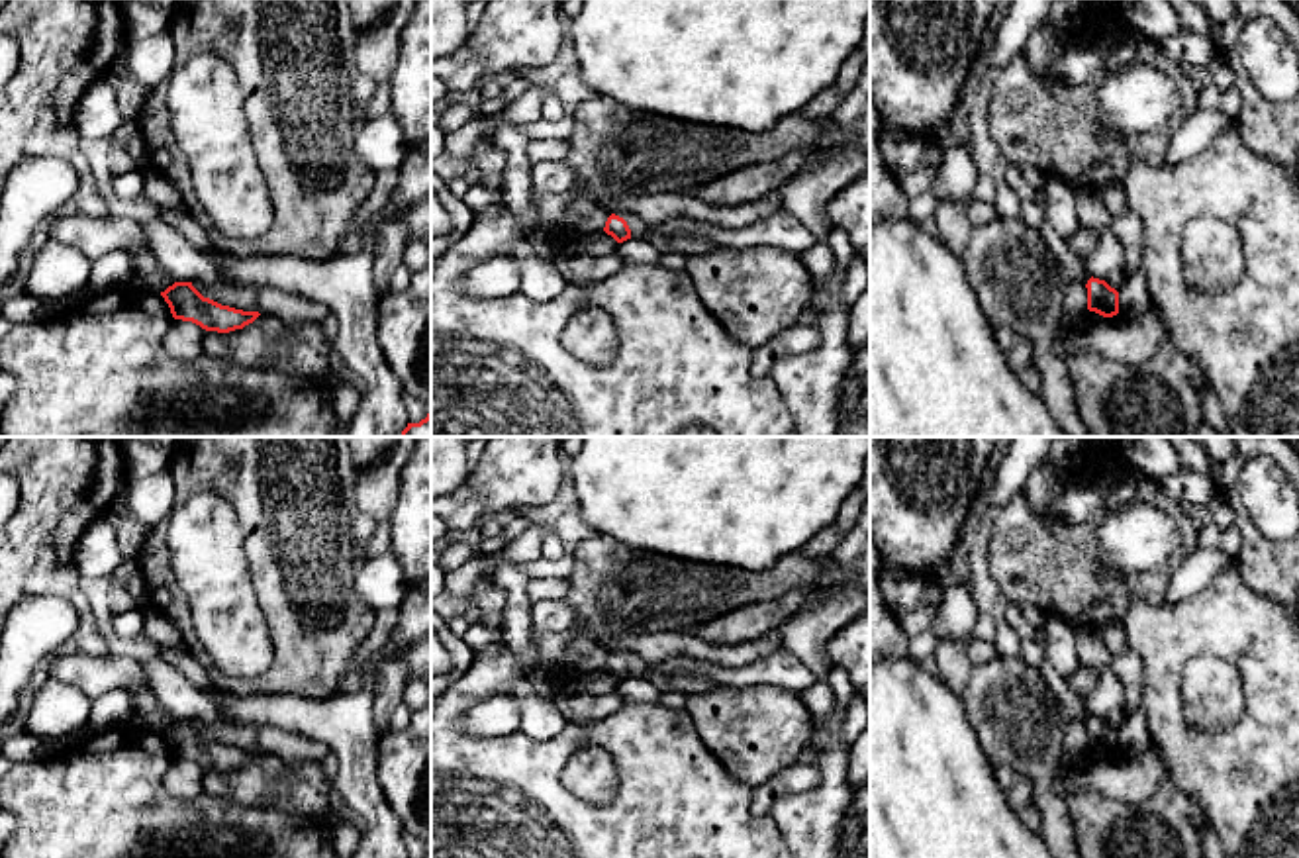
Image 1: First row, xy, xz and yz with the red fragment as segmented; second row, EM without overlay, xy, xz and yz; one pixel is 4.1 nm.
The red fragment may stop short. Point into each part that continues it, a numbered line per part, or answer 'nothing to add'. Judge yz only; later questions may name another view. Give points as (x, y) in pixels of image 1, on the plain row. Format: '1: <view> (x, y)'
nothing to add

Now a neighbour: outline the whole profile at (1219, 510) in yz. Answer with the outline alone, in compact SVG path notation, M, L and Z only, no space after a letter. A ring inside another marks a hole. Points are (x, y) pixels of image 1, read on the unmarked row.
M1221 492L1207 505L1207 513L1219 531L1234 527L1234 513Z

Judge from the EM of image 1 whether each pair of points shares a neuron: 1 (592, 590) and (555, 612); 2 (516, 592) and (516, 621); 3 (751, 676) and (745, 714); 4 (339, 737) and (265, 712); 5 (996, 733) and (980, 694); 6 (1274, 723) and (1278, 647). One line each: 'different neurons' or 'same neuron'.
1: different neurons
2: same neuron
3: different neurons
4: same neuron
5: same neuron
6: same neuron

